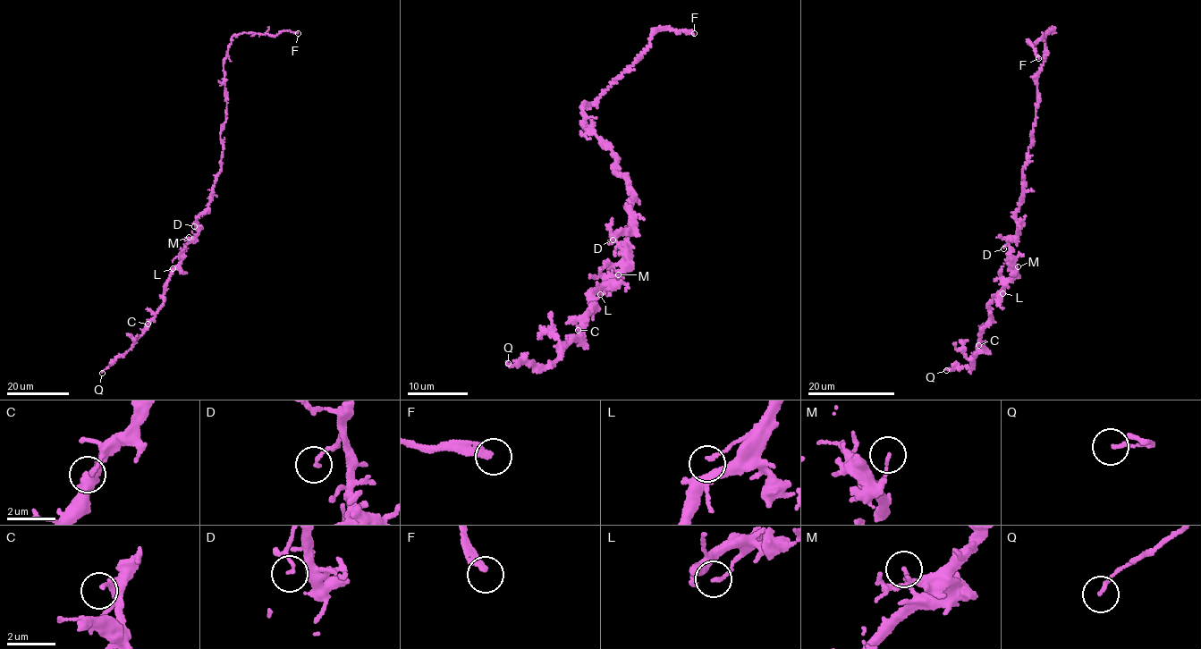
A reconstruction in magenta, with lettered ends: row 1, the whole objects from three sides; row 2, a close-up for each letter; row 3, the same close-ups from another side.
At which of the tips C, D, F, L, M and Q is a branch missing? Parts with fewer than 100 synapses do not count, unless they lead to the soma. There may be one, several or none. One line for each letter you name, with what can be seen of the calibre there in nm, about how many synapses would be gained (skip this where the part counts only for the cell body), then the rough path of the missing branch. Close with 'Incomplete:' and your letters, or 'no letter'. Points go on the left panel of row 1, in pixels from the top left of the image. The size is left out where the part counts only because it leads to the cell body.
F: Thickness 240 nm. Course of what is missing: (298, 33), (310, 29), (318, 37)
Incomplete: F

